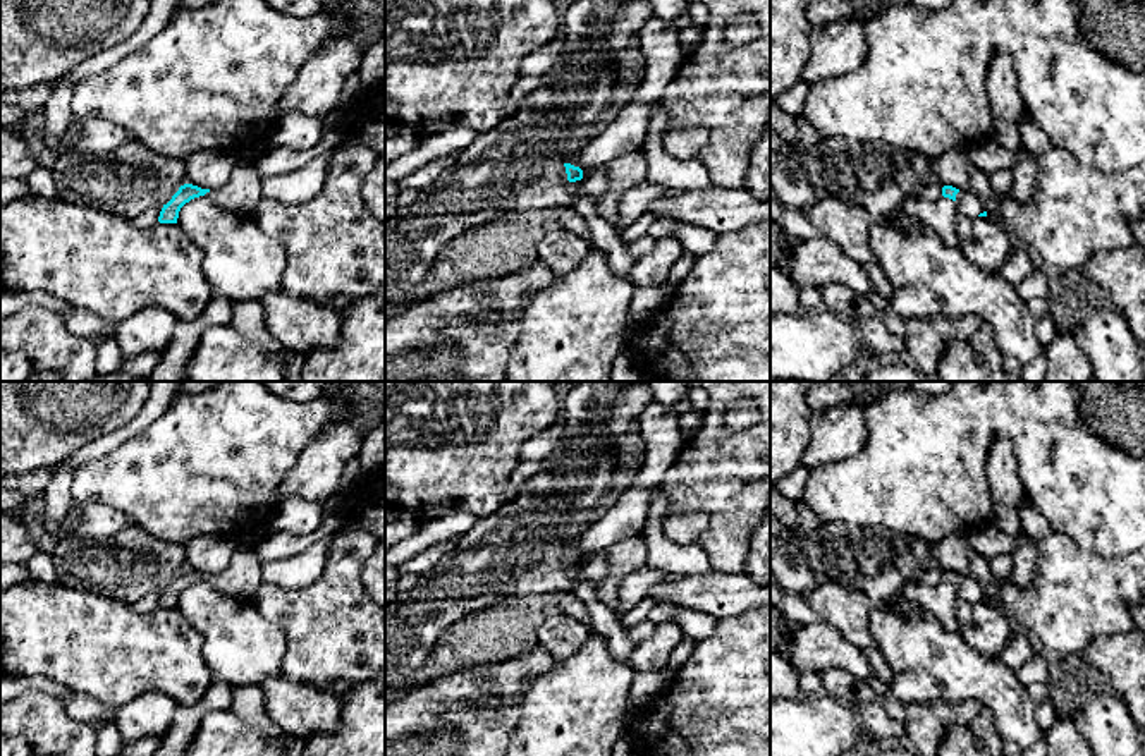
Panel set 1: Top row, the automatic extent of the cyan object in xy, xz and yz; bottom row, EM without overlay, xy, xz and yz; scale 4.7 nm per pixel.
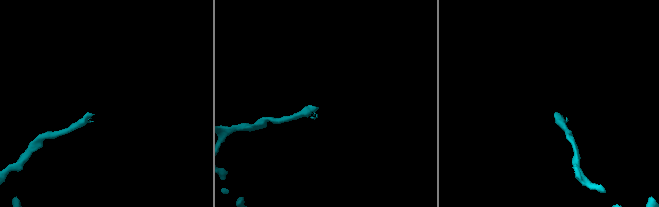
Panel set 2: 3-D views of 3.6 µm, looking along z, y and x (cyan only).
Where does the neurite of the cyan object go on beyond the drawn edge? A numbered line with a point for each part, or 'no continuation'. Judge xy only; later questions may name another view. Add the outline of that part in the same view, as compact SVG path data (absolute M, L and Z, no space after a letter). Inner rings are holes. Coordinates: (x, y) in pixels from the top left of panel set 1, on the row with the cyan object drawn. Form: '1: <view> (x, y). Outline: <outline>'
1: xy (241, 193). Outline: M239 162L232 168L229 180L205 196L223 210L251 215L261 199L261 177L256 165Z

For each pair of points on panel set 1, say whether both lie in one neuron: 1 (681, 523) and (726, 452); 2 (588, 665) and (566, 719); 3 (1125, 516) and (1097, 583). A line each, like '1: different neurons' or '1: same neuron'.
1: different neurons
2: same neuron
3: different neurons

